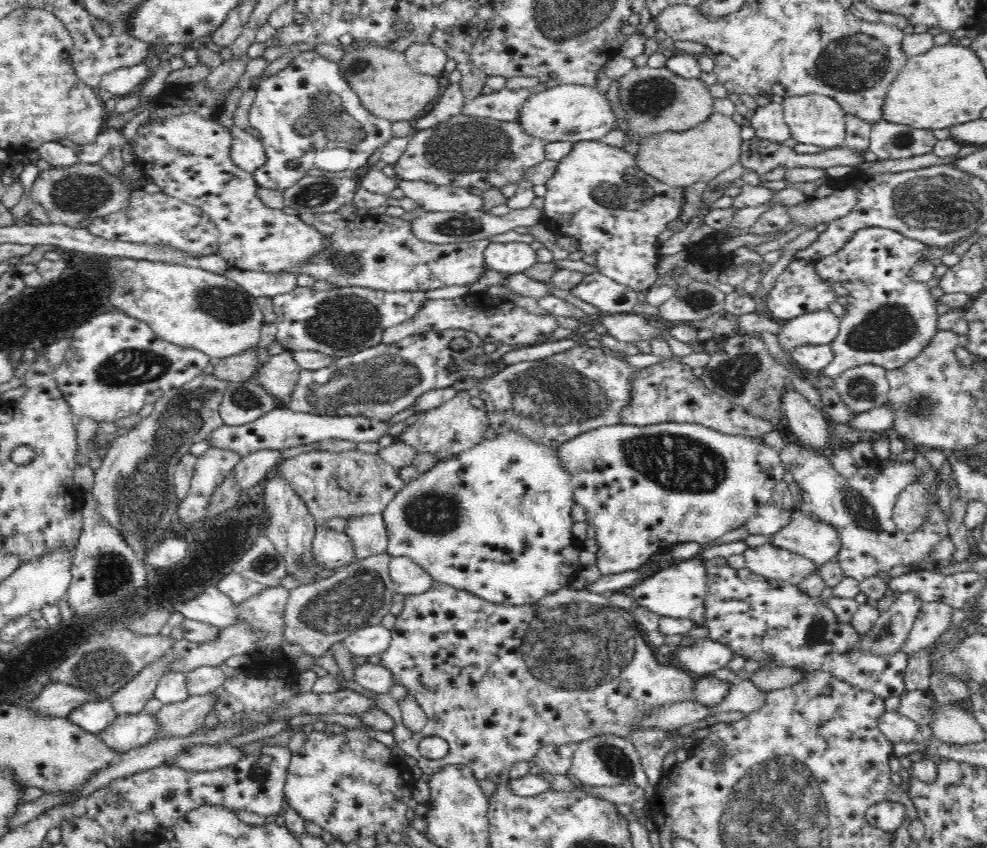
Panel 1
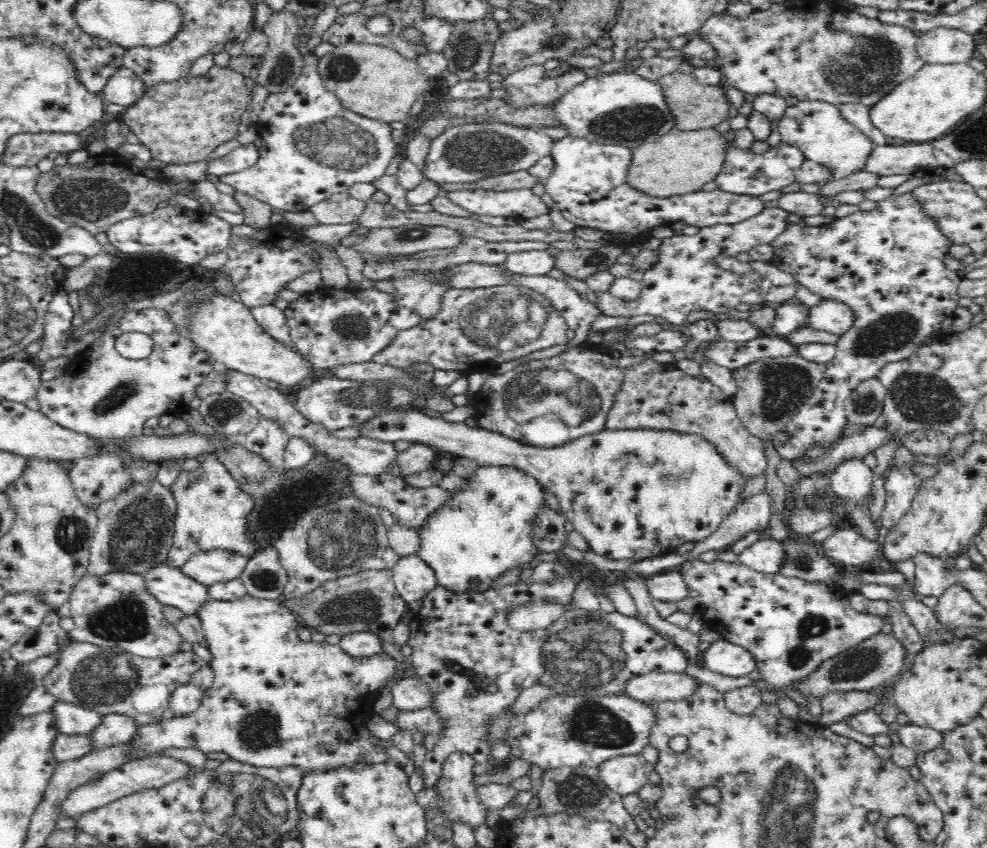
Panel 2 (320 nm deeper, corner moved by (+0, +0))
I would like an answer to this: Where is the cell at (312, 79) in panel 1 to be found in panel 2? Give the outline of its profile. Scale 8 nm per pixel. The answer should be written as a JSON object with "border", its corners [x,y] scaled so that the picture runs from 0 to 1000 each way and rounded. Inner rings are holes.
{"border":[[[316,61],[308,65],[306,83],[295,101],[286,110],[273,111],[258,146],[262,160],[268,165],[262,173],[262,191],[245,203],[225,206],[222,209],[223,213],[232,217],[238,224],[274,239],[278,245],[306,250],[313,248],[318,239],[331,235],[335,229],[352,225],[356,217],[377,216],[390,205],[391,197],[402,182],[402,170],[397,164],[395,145],[371,139],[349,125],[344,114],[328,101],[328,96],[322,85],[322,75],[323,68]]]}

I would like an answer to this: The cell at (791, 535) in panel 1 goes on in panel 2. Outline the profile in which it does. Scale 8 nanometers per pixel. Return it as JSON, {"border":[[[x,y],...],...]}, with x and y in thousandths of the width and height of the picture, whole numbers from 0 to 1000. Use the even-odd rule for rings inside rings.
{"border":[[[863,621],[849,623],[837,637],[829,640],[832,652],[851,670],[883,670],[883,660],[894,656],[889,638],[877,637]]]}

